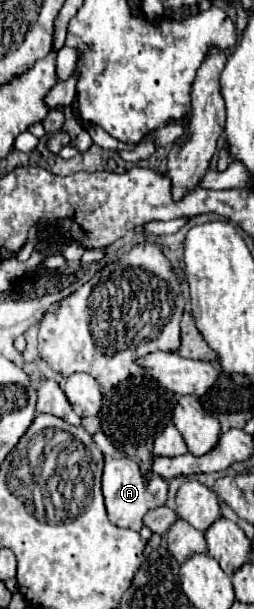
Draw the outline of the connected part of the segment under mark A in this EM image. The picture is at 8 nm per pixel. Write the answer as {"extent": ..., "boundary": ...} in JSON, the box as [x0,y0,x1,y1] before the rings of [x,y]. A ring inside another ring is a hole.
{"extent":[103,458,169,530],"boundary":[[[107,458],[104,461],[103,468],[103,496],[105,506],[107,506],[107,514],[109,520],[119,526],[119,528],[129,528],[129,530],[141,530],[143,528],[143,516],[157,508],[157,506],[165,506],[167,504],[167,494],[169,494],[169,484],[149,472],[147,476],[141,472],[139,464],[129,460],[129,458]]]}

